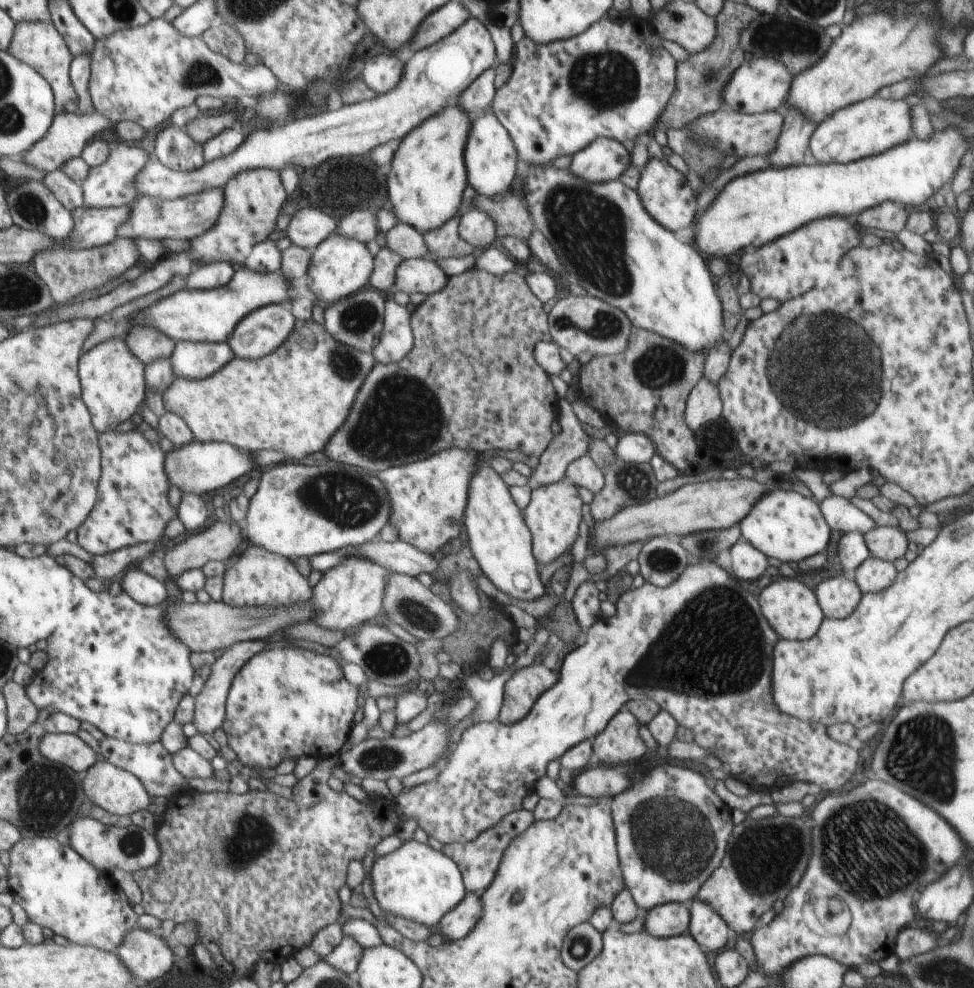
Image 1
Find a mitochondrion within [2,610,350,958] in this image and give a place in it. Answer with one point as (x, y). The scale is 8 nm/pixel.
(49, 791)

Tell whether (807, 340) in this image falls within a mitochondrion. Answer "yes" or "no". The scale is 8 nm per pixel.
yes

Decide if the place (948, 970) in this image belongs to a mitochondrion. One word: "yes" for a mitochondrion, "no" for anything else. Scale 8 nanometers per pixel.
yes

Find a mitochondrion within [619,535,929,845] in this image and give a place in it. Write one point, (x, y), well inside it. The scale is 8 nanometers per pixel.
(685, 660)

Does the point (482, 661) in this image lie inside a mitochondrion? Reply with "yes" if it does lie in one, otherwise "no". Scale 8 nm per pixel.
no

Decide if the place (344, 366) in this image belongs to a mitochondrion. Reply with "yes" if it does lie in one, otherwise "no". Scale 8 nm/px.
yes

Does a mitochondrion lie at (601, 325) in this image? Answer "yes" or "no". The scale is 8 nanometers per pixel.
yes

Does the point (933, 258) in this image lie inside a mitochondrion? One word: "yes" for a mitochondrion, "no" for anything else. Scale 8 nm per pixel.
no

